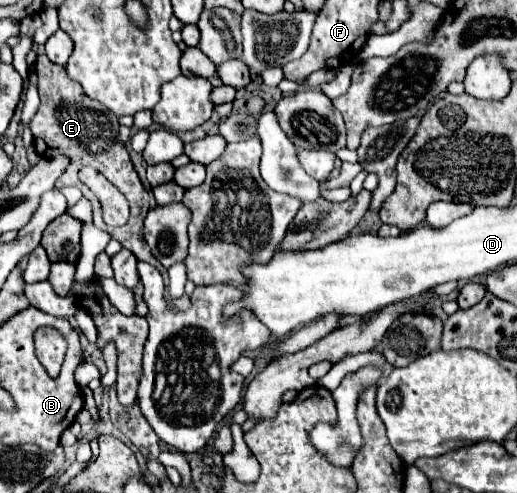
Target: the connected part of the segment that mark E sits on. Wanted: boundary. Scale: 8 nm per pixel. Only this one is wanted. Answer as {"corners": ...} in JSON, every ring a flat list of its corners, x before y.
{"corners":[[42,51,38,53,34,71,38,75,38,91,40,91,40,107,28,125,34,135,34,147,36,147,36,141,44,141,44,147,46,147,44,151,50,151,50,157,66,155,70,159,70,165,62,173,62,177,56,181,56,187,62,189,66,185,76,185,82,189,82,183,78,181,78,171,88,165,88,167,94,167,96,171,100,171,116,189,120,189,122,195,130,203,128,223,124,227,108,227,102,219,98,219,98,209,94,207,94,225,98,229,104,229,106,233,110,233,110,237,120,241,122,247,128,247,136,255,138,261,146,261,146,263,154,265,162,273,167,288,169,284,167,269,164,269,154,259,154,255,150,253,150,249,144,241,144,235,142,235,142,225,144,225,144,219,148,213,148,191,142,187,124,143,116,139,118,137,116,115,110,113,110,109,106,109,102,103,86,97,82,87,66,75,66,69,50,63,46,53,42,53]]}

